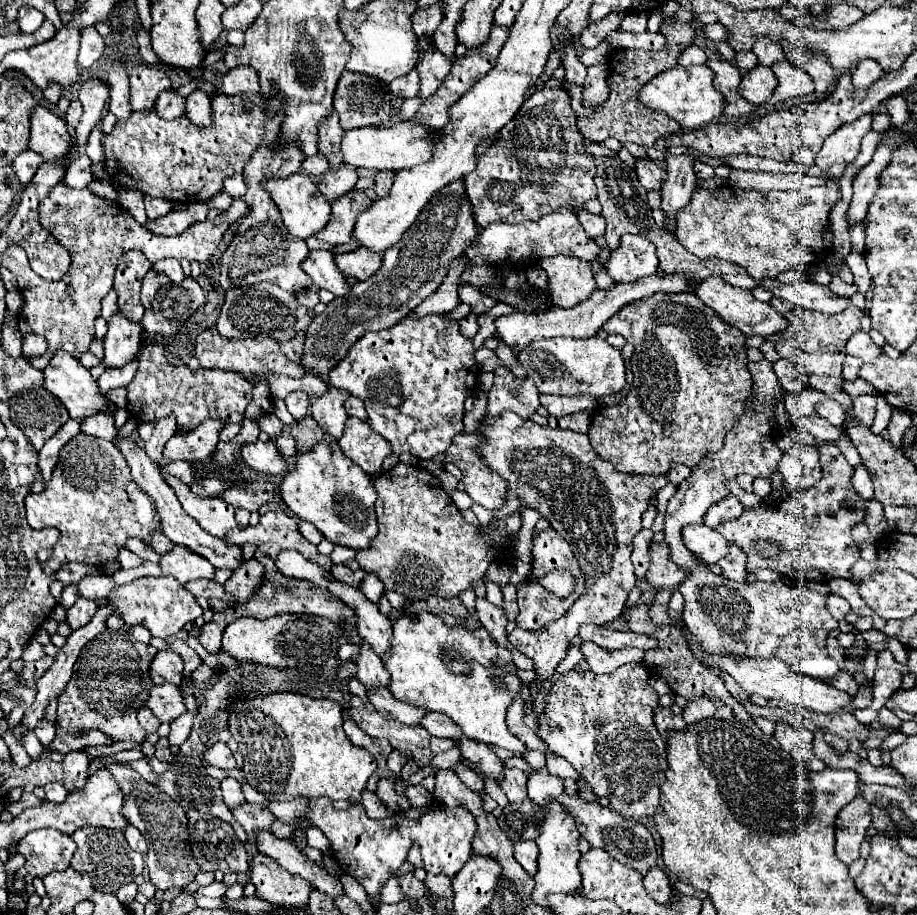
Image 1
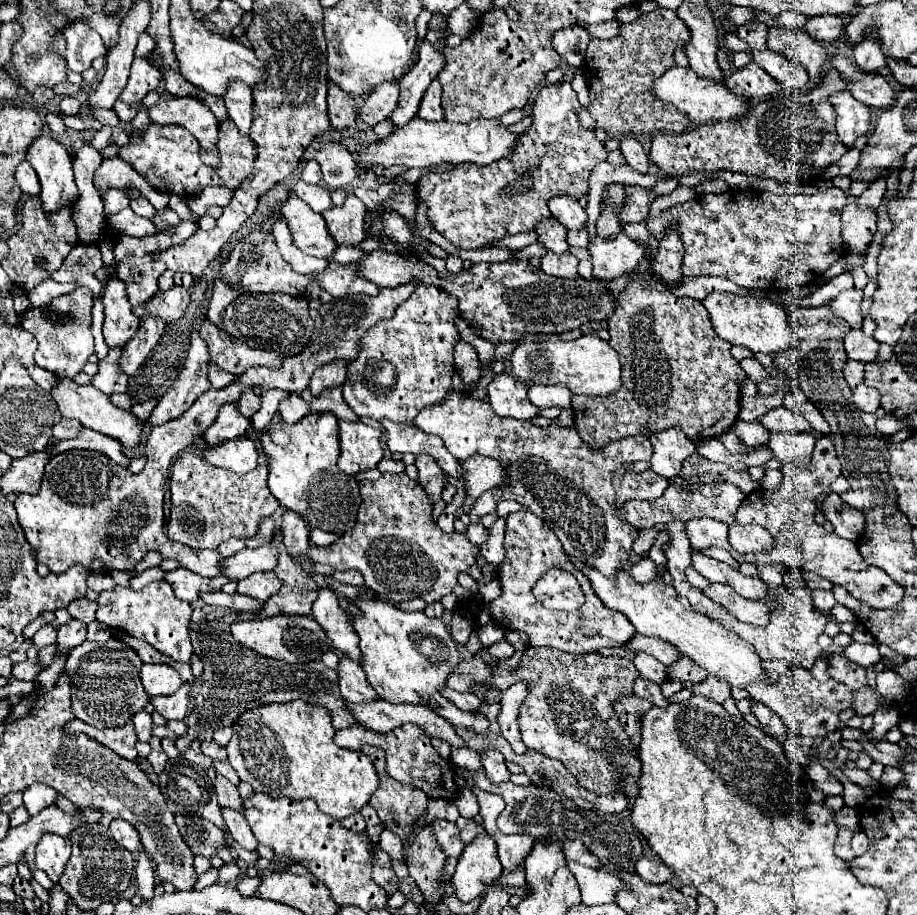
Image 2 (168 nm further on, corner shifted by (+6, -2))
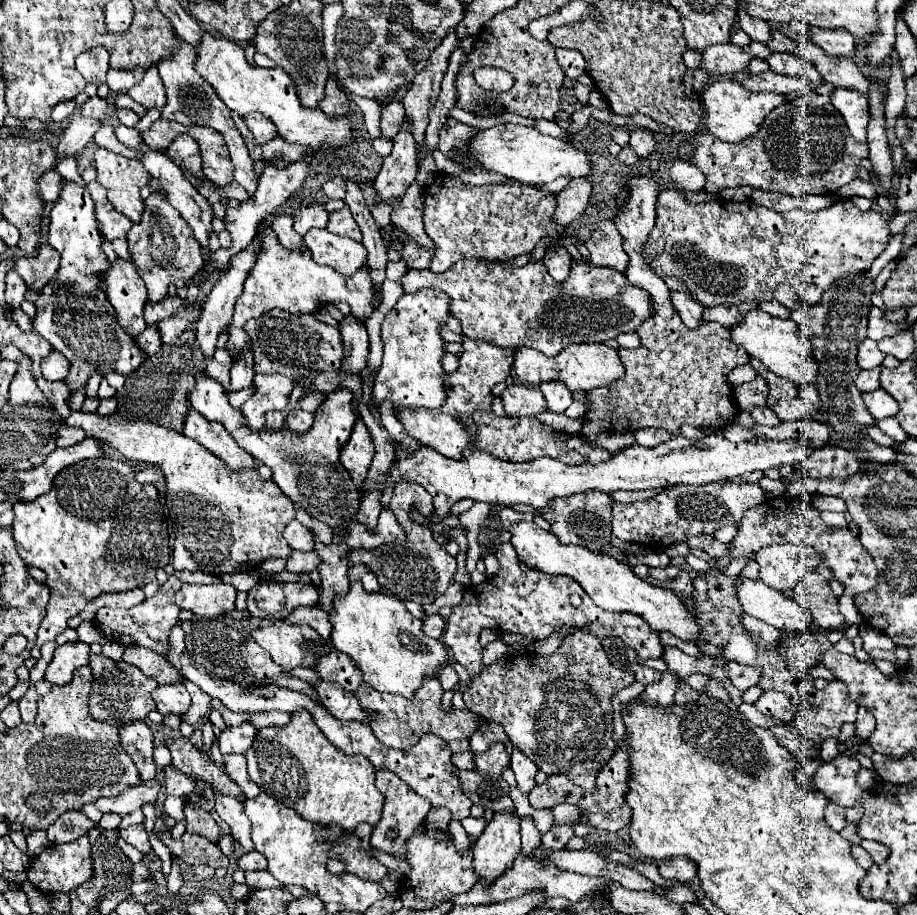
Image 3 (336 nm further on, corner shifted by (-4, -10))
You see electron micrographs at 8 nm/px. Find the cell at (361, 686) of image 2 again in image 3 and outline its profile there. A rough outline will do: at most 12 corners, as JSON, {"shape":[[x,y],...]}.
{"shape":[[332,650],[312,670],[320,680],[354,692],[362,672],[352,658]]}

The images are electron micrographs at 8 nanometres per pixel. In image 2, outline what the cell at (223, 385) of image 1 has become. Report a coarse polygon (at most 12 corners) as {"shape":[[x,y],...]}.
{"shape":[[254,392],[242,394],[236,406],[246,418],[260,408]]}

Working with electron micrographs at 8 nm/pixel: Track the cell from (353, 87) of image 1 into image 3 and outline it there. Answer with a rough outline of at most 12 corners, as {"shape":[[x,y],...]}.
{"shape":[[334,80],[326,82],[320,110],[330,118],[346,116],[350,102]]}

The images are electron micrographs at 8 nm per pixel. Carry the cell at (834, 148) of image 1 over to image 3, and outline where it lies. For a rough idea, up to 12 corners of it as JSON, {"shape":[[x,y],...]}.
{"shape":[[834,88],[832,106],[844,116],[852,136],[866,142],[868,98]]}

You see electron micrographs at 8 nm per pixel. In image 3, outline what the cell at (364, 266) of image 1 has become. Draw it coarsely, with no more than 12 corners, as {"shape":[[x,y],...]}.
{"shape":[[574,260],[410,268],[468,338],[556,356],[652,316],[618,270]]}

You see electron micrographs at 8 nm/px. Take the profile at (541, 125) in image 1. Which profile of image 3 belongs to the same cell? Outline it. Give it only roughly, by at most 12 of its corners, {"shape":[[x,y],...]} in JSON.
{"shape":[[524,184],[424,188],[430,268],[532,252],[554,194]]}

